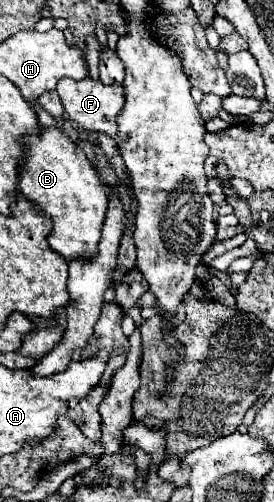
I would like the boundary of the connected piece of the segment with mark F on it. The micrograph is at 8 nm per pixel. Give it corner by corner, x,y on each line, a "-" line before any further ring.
89,76
75,82
69,78
63,78
57,84
57,94
61,98
61,104
65,108
65,114
73,124
79,128
85,128
89,132
103,132
107,136
117,136
117,116
121,114
123,108
123,86
105,86
99,80
91,80

